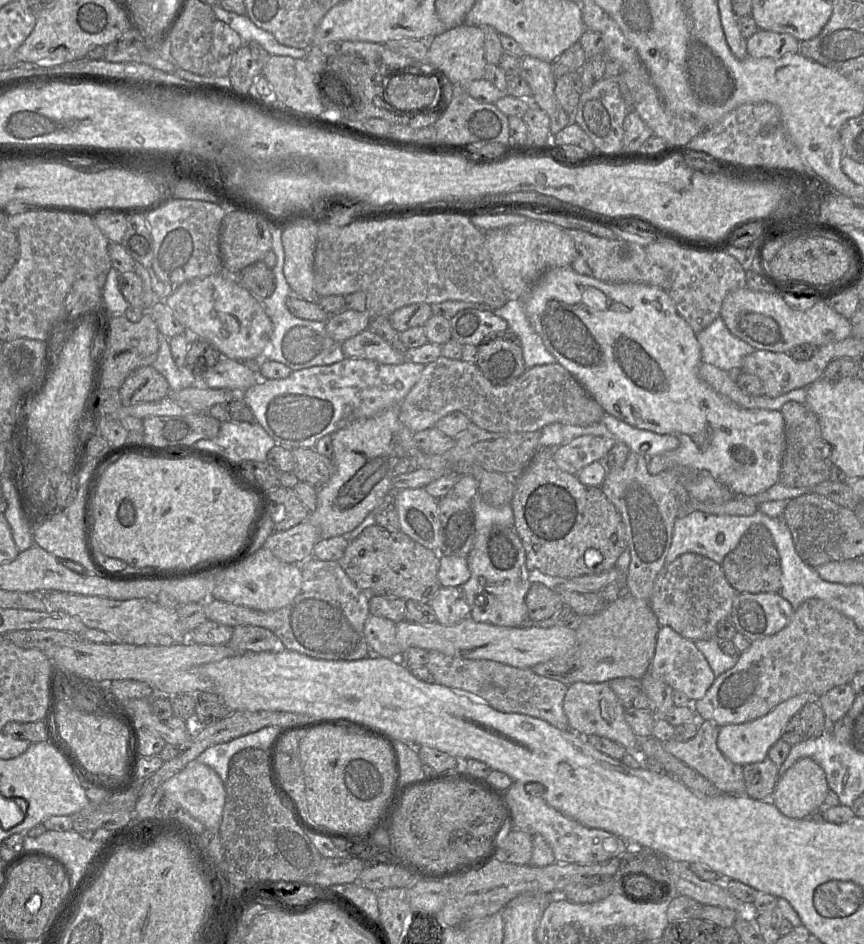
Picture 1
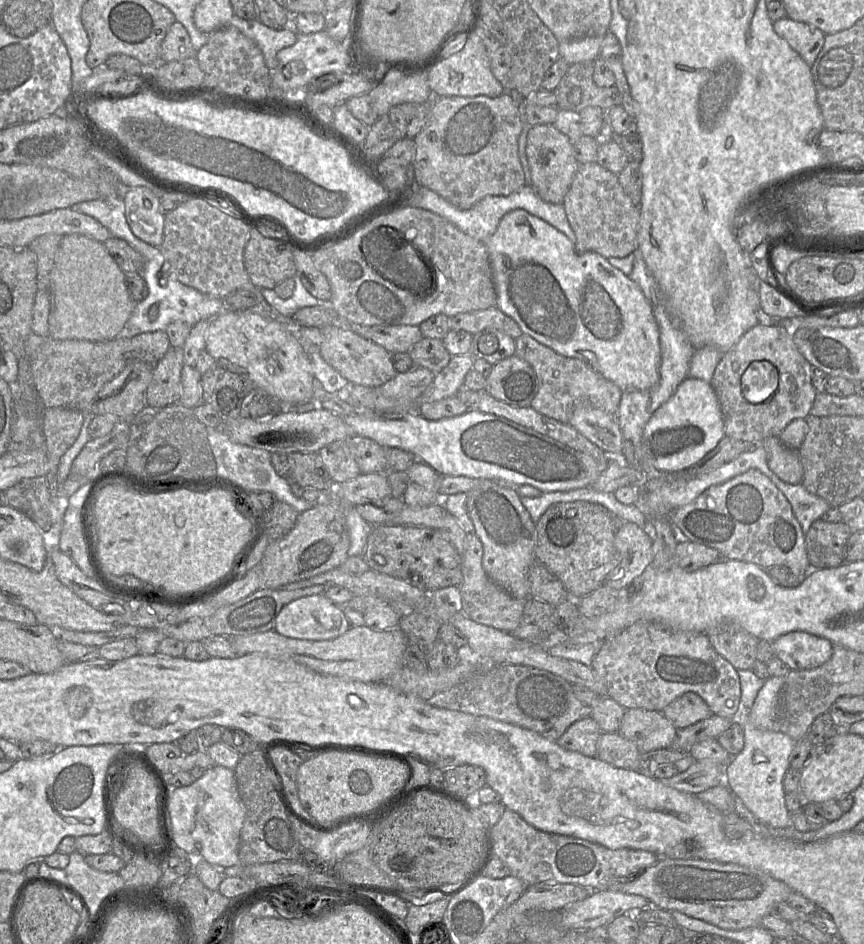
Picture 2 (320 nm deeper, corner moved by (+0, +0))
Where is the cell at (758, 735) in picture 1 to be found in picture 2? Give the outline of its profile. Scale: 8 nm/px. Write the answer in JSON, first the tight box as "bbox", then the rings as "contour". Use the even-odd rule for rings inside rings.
{"bbox":[725,715,795,827],"contour":[[[739,715],[735,720],[744,730],[744,748],[731,757],[725,768],[725,783],[745,806],[762,822],[775,827],[793,826],[791,813],[786,807],[783,778],[790,768],[789,757],[795,740],[781,731],[767,731],[755,727],[748,715]]]}

